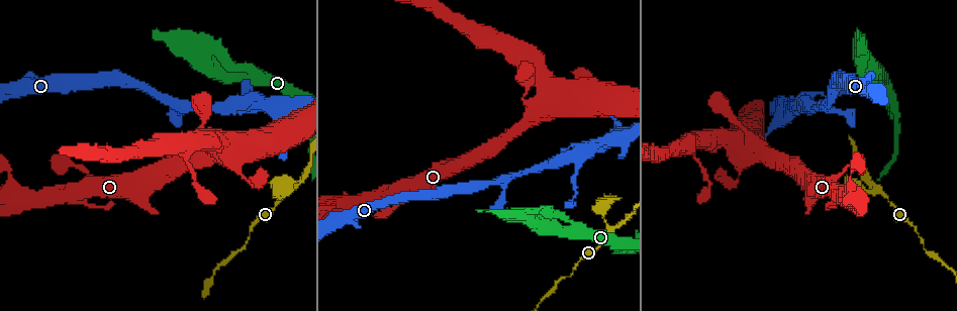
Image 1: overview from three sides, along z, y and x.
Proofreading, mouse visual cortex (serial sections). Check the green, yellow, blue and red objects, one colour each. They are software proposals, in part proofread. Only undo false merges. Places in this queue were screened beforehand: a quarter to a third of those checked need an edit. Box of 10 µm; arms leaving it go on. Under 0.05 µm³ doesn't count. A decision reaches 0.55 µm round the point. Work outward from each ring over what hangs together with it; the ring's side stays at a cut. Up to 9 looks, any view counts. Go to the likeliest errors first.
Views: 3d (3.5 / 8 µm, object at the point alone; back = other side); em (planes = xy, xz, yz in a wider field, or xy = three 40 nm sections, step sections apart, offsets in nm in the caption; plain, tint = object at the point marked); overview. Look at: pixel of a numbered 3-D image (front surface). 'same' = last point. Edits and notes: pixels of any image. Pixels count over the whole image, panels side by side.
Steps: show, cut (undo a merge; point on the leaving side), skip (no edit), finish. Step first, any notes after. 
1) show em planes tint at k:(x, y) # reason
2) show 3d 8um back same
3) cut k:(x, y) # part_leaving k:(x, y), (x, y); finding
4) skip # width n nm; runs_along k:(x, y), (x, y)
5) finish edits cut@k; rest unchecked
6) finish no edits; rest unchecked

show 3d 8um at 1:(860, 47) # thick turns thin

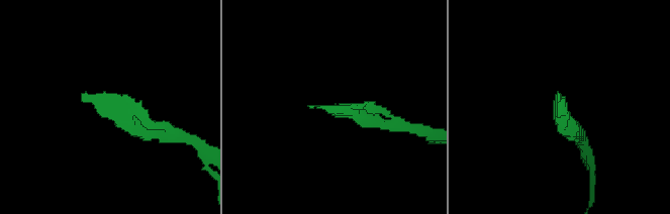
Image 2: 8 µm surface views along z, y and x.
show em xy step 3 tint same # need the tissue

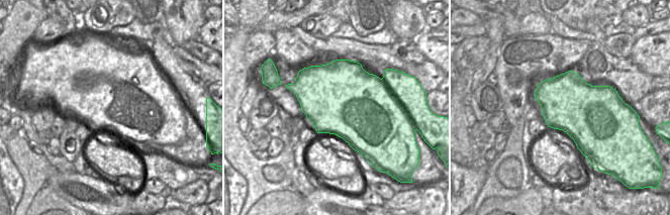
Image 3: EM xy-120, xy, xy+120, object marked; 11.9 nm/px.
skip # runs_along 2:(132, 123), (85, 93); all the same cell

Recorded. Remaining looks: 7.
show 3d 3.5um at 1:(504, 181)

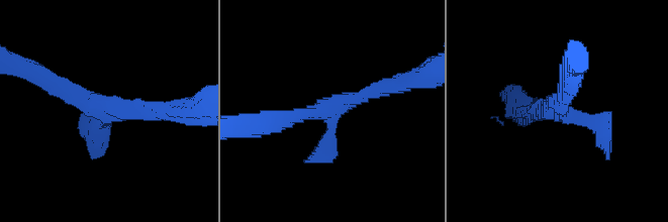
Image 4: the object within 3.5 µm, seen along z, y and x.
show em xy step 3 tint at 4:(110, 109)

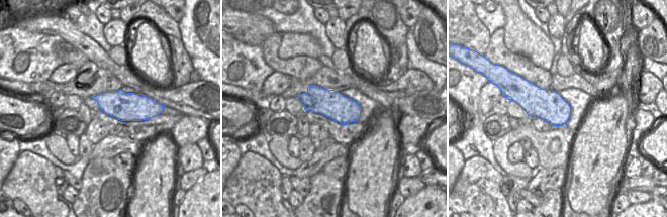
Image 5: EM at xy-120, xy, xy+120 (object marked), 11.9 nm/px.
skip # width 320 nm; runs_along 4:(275, 121), (325, 111), (396, 85); continuous, no second cell

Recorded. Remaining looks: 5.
show 3d 8um at 1:(578, 157) # sudden change in width

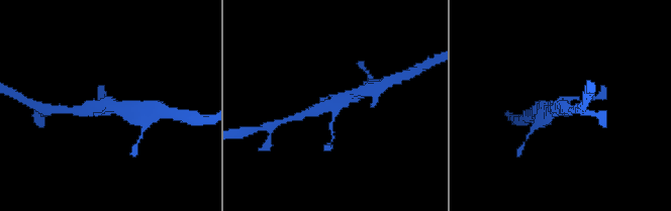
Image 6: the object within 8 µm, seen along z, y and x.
show em xy step 3 tint same # now the EM

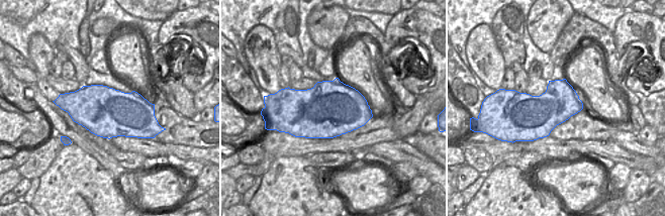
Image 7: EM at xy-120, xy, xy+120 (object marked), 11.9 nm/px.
skip # width 650 nm; runs_along 6:(307, 114), (359, 95); continuous, no second cell

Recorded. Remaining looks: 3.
show 3d 3.5um at 1:(336, 205) # three-way junction

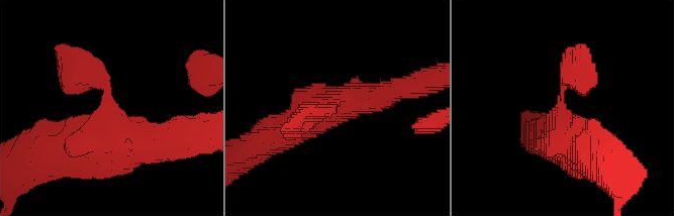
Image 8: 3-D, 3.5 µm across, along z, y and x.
show em planes tint at 8:(337, 102) # arms 3; arm_widths 200, 400, 500 nm; need the tissue

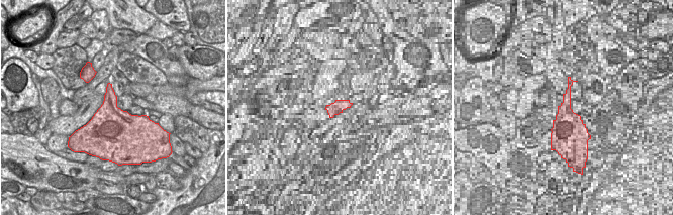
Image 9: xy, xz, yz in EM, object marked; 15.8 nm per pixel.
skip # runs_along 8:(171, 136), (130, 142), (106, 87), (81, 74); one cell here

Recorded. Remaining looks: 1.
finish no edits; rest unchecked

